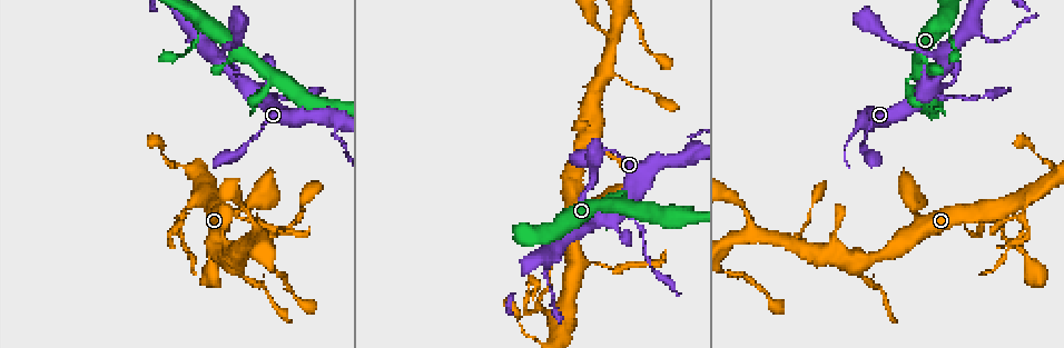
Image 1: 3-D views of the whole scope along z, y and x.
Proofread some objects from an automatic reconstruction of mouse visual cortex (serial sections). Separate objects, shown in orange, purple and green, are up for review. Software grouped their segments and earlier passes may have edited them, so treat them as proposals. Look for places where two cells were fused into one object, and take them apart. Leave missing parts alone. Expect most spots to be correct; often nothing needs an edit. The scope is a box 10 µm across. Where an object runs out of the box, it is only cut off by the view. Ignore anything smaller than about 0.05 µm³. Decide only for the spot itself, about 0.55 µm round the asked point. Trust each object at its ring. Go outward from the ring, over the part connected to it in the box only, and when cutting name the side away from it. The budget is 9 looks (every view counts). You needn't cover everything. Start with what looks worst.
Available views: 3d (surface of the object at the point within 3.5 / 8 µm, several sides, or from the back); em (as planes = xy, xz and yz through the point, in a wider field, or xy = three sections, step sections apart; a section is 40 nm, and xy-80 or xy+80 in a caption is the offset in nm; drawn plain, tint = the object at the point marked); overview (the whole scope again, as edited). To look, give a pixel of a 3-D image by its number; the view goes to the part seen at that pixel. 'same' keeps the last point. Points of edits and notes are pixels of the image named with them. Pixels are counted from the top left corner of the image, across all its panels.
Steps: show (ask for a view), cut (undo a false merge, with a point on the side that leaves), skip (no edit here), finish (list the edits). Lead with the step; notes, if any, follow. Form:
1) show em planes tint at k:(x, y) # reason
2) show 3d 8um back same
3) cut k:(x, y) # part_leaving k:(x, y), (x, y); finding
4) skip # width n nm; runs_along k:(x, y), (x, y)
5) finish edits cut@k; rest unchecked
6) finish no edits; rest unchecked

show 3d 8um at 1:(1000, 218) # four-way junction

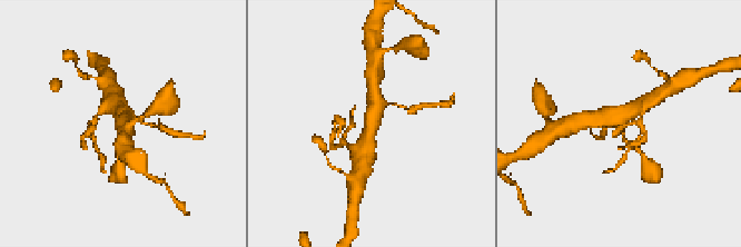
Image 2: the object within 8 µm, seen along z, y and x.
show 3d 3.5um same

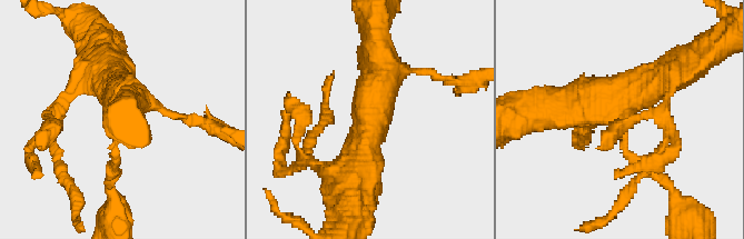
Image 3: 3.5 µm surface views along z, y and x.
show em xy step 5 tint at 3:(622, 116) # arms 4; arm_widths 150, 150, 400, 500 nm; now the EM

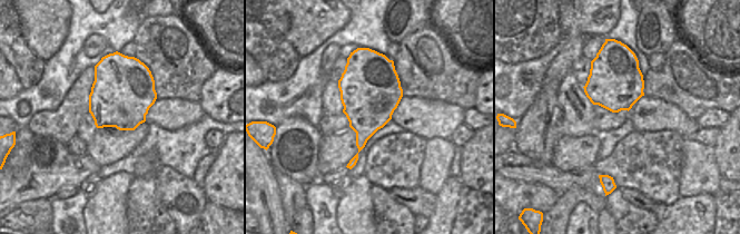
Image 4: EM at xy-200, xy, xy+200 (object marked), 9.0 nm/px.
skip # runs_along 3:(547, 107), (618, 100), (678, 69); continuous, no second cell

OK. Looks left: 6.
show 3d 3.5um at 1:(606, 73) # a fork

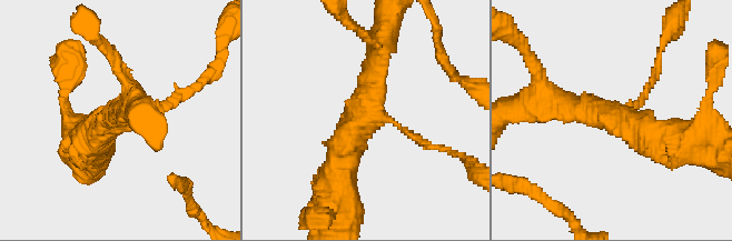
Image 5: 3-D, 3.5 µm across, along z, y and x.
show em xy step 1 tint at 5:(367, 115) # arms 3; arm_widths 100, 300, 450 nm; shape alone is not enough

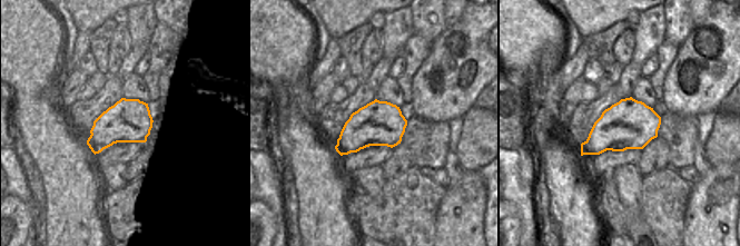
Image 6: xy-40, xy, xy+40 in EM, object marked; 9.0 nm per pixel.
show em xy step 3 tint same

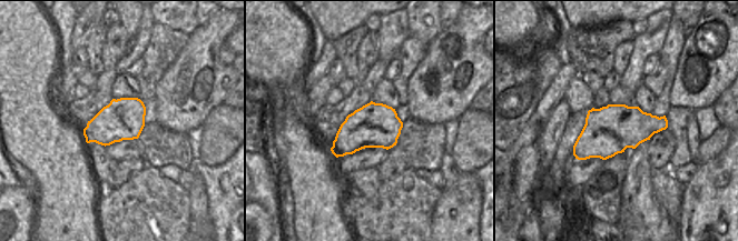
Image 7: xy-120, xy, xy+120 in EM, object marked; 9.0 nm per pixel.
skip # runs_along 5:(337, 171), (372, 102), (378, 46); continuous, no second cell

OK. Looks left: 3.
show 3d 3.5um at 1:(265, 71)

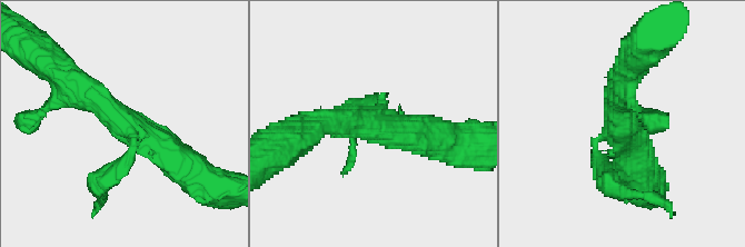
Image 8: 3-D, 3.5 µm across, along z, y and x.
show em xy step 1 tint at 8:(127, 125) # arms 3; arm_widths 200, 400, 450 nm; shape alone is not enough

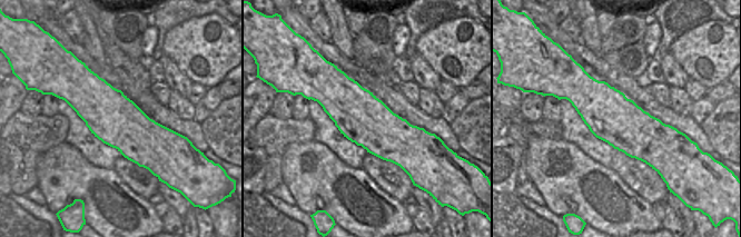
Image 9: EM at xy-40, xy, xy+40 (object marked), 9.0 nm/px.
skip # runs_along 8:(71, 78), (188, 167); continuous, no second cell

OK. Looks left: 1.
finish no edits; rest unchecked

